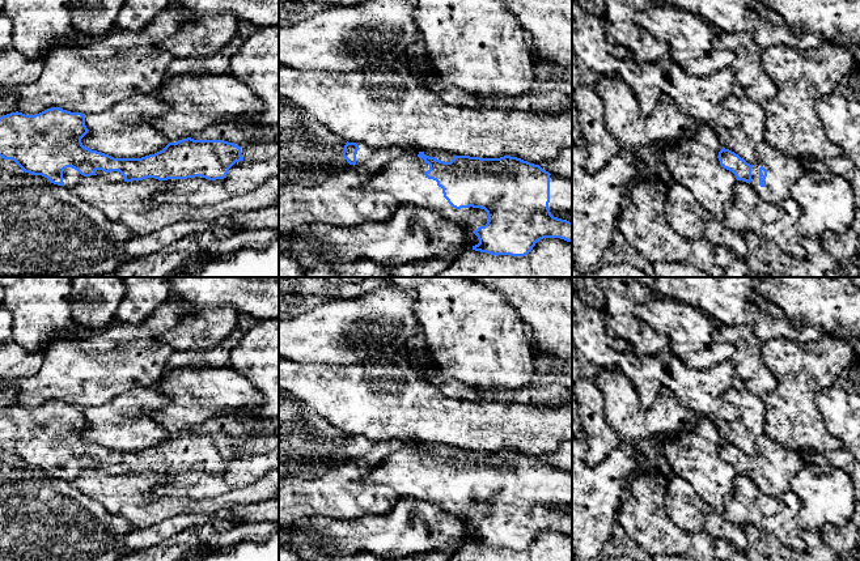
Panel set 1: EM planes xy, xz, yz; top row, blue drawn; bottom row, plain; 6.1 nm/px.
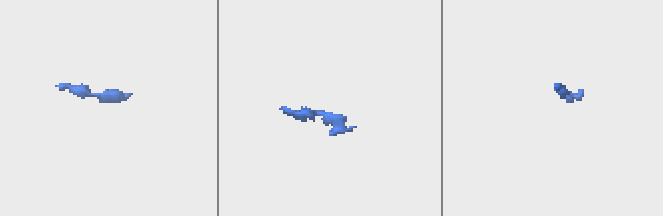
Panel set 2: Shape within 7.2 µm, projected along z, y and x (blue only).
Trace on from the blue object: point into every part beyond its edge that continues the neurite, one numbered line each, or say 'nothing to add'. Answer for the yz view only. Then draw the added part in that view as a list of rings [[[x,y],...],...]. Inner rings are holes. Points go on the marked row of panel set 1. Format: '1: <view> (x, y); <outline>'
1: yz (783, 171); [[[766,141],[757,145],[758,162],[751,169],[750,186],[770,204],[779,204],[789,196],[789,190],[806,170],[804,162],[779,153]],[[759,167],[767,170],[764,186],[759,186]]]

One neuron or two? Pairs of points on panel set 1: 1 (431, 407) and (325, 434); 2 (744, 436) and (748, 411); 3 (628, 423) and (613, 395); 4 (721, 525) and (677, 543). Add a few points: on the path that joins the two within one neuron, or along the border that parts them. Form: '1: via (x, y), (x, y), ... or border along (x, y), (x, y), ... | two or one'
1: border along (316, 413), (320, 413), (346, 434) | two
2: via (744, 429), (748, 417) | one
3: via (626, 416), (619, 402) | one
4: border along (674, 523), (689, 531), (704, 531), (714, 540) | two

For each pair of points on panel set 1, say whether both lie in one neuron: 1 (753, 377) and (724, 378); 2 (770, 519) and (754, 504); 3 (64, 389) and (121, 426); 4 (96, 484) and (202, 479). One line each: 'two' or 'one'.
1: two
2: one
3: two
4: two

